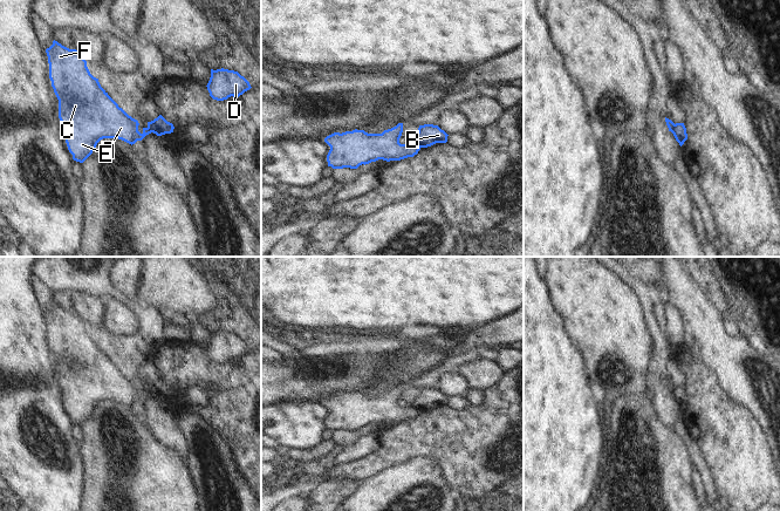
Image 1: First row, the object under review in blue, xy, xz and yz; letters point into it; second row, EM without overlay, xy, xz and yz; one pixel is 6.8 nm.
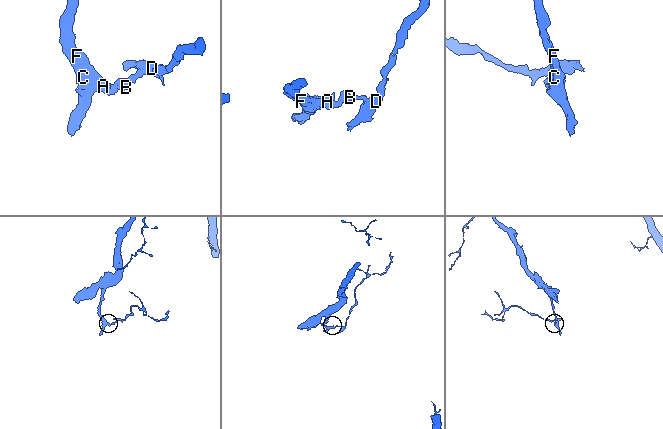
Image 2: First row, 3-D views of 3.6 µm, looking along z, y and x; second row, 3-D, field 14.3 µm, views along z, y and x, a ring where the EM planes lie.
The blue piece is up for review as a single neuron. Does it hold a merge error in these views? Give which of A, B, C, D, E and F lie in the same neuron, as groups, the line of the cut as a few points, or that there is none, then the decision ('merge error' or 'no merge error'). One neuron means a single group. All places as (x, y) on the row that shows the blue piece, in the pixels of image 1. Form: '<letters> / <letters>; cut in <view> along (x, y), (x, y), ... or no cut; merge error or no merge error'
A C E F / B D; cut in xz along (410, 142), (419, 148); merge error

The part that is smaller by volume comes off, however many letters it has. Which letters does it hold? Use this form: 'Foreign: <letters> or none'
Foreign: B, D

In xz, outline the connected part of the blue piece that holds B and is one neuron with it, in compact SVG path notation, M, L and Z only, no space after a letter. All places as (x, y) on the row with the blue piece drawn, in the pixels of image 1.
M424 124L419 125L418 132L410 141L410 143L418 145L419 148L427 148L436 143L446 143L447 136L449 135L438 125Z

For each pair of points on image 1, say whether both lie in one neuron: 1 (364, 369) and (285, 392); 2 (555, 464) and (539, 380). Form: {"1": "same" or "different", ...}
{"1": "same", "2": "same"}

